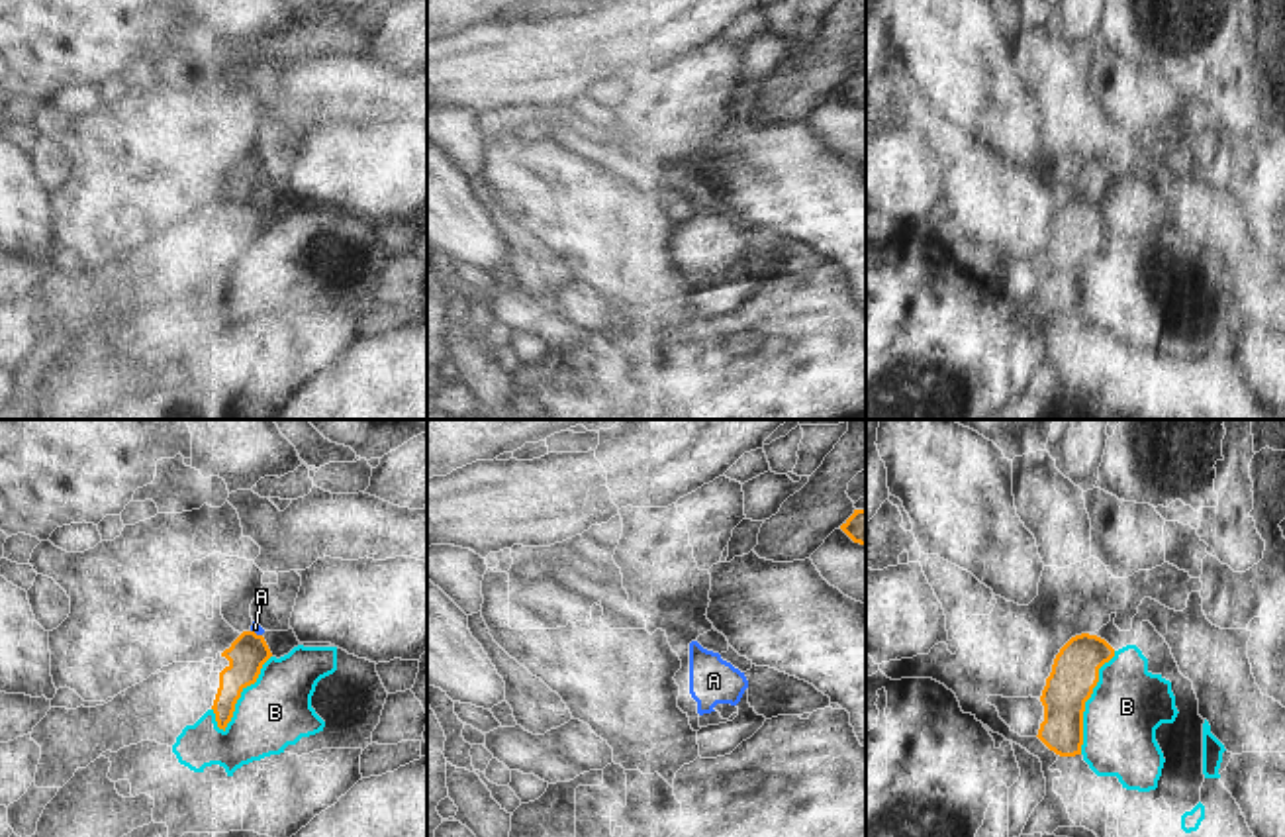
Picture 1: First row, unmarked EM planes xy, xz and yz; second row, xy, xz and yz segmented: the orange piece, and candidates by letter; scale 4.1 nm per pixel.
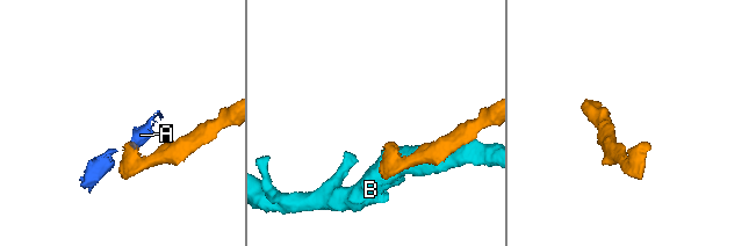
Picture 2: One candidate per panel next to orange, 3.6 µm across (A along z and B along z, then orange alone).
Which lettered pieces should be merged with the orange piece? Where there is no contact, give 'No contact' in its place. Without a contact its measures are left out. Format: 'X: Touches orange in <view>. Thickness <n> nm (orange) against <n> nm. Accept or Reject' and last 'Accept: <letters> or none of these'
A: Touches orange in xy. Thickness 160 nm (orange) against 40 nm. Reject
B: Touches orange in xy. Thickness 160 nm (orange) against 300 nm. Reject
Accept: none of these.

